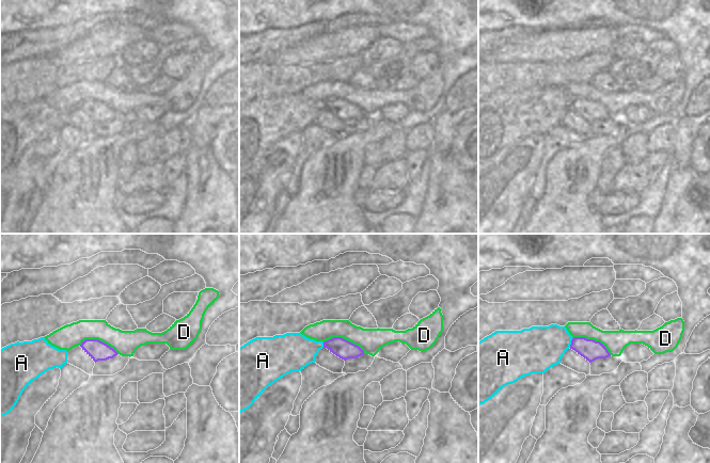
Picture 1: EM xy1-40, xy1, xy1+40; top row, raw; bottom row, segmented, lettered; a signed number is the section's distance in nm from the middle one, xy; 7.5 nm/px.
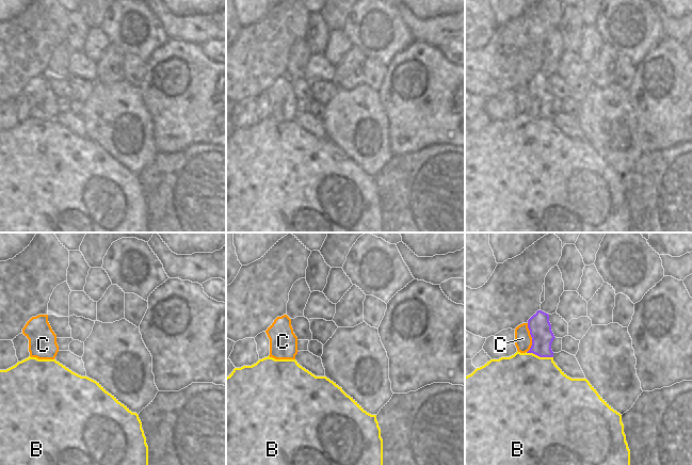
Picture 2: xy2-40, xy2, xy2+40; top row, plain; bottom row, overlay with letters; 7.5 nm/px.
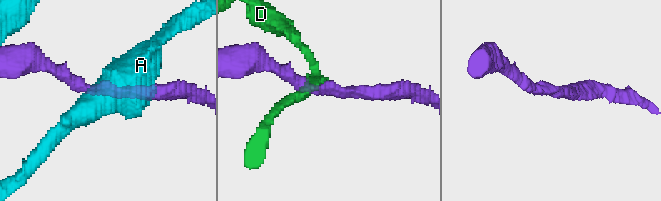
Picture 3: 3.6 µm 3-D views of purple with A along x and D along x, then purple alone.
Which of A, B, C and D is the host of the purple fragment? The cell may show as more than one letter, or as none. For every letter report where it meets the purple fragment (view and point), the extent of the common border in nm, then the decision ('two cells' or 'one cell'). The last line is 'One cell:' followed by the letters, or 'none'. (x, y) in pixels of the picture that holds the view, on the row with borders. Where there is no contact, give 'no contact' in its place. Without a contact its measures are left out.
A: xy1+40 (571, 342) | 90 nm | two cells
B: xy2+40 (540, 356) | 220 nm | two cells
C: xy2+40 (532, 338) | 220 nm | one cell
D: xy1 (345, 339) | 320 nm | two cells
One cell: C

